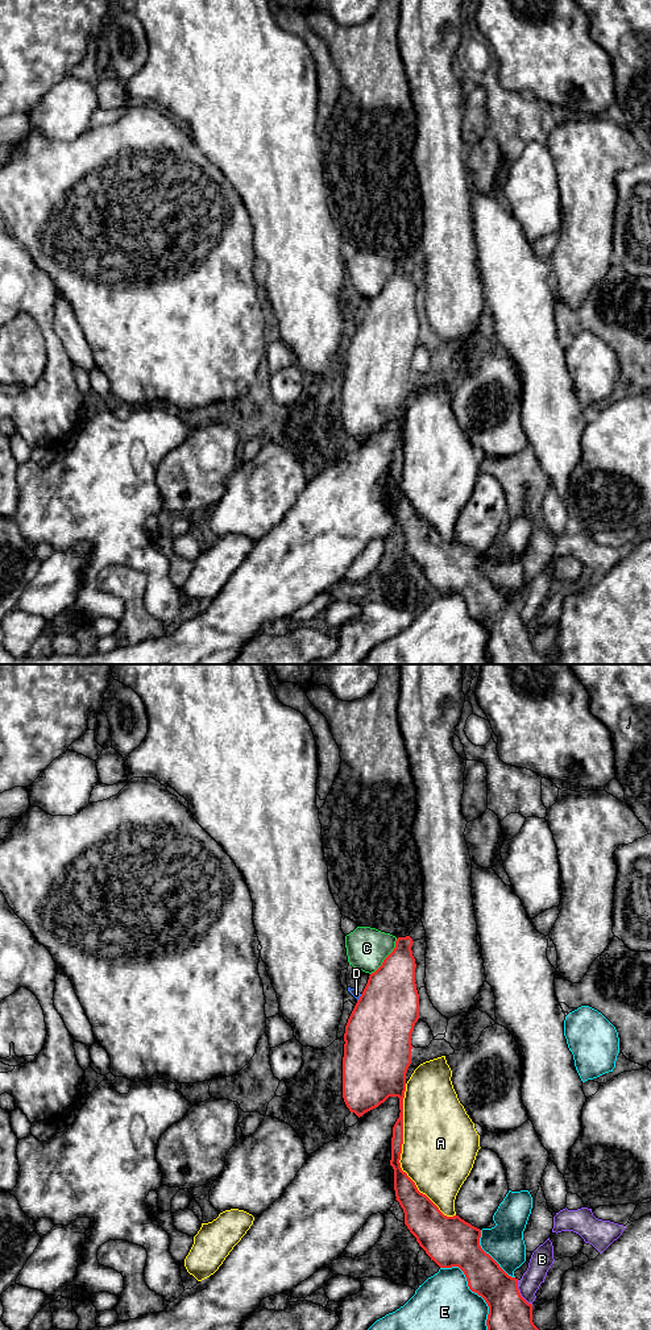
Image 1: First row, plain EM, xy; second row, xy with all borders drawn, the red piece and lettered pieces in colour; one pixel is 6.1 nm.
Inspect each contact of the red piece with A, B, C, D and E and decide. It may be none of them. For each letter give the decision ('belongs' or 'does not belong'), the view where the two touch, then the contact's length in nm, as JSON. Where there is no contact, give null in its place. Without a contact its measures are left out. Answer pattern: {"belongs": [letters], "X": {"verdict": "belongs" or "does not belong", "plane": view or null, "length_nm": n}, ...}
{"belongs": [], "A": {"verdict": "does not belong", "plane": "xy", "length_nm": 850}, "B": {"verdict": "does not belong", "plane": "xy", "length_nm": 180}, "C": {"verdict": "does not belong", "plane": "xy", "length_nm": 280}, "D": {"verdict": "does not belong", "plane": "xy", "length_nm": 50}, "E": {"verdict": "does not belong", "plane": "xy", "length_nm": 550}}

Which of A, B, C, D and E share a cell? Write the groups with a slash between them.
A / B / C / D / E

